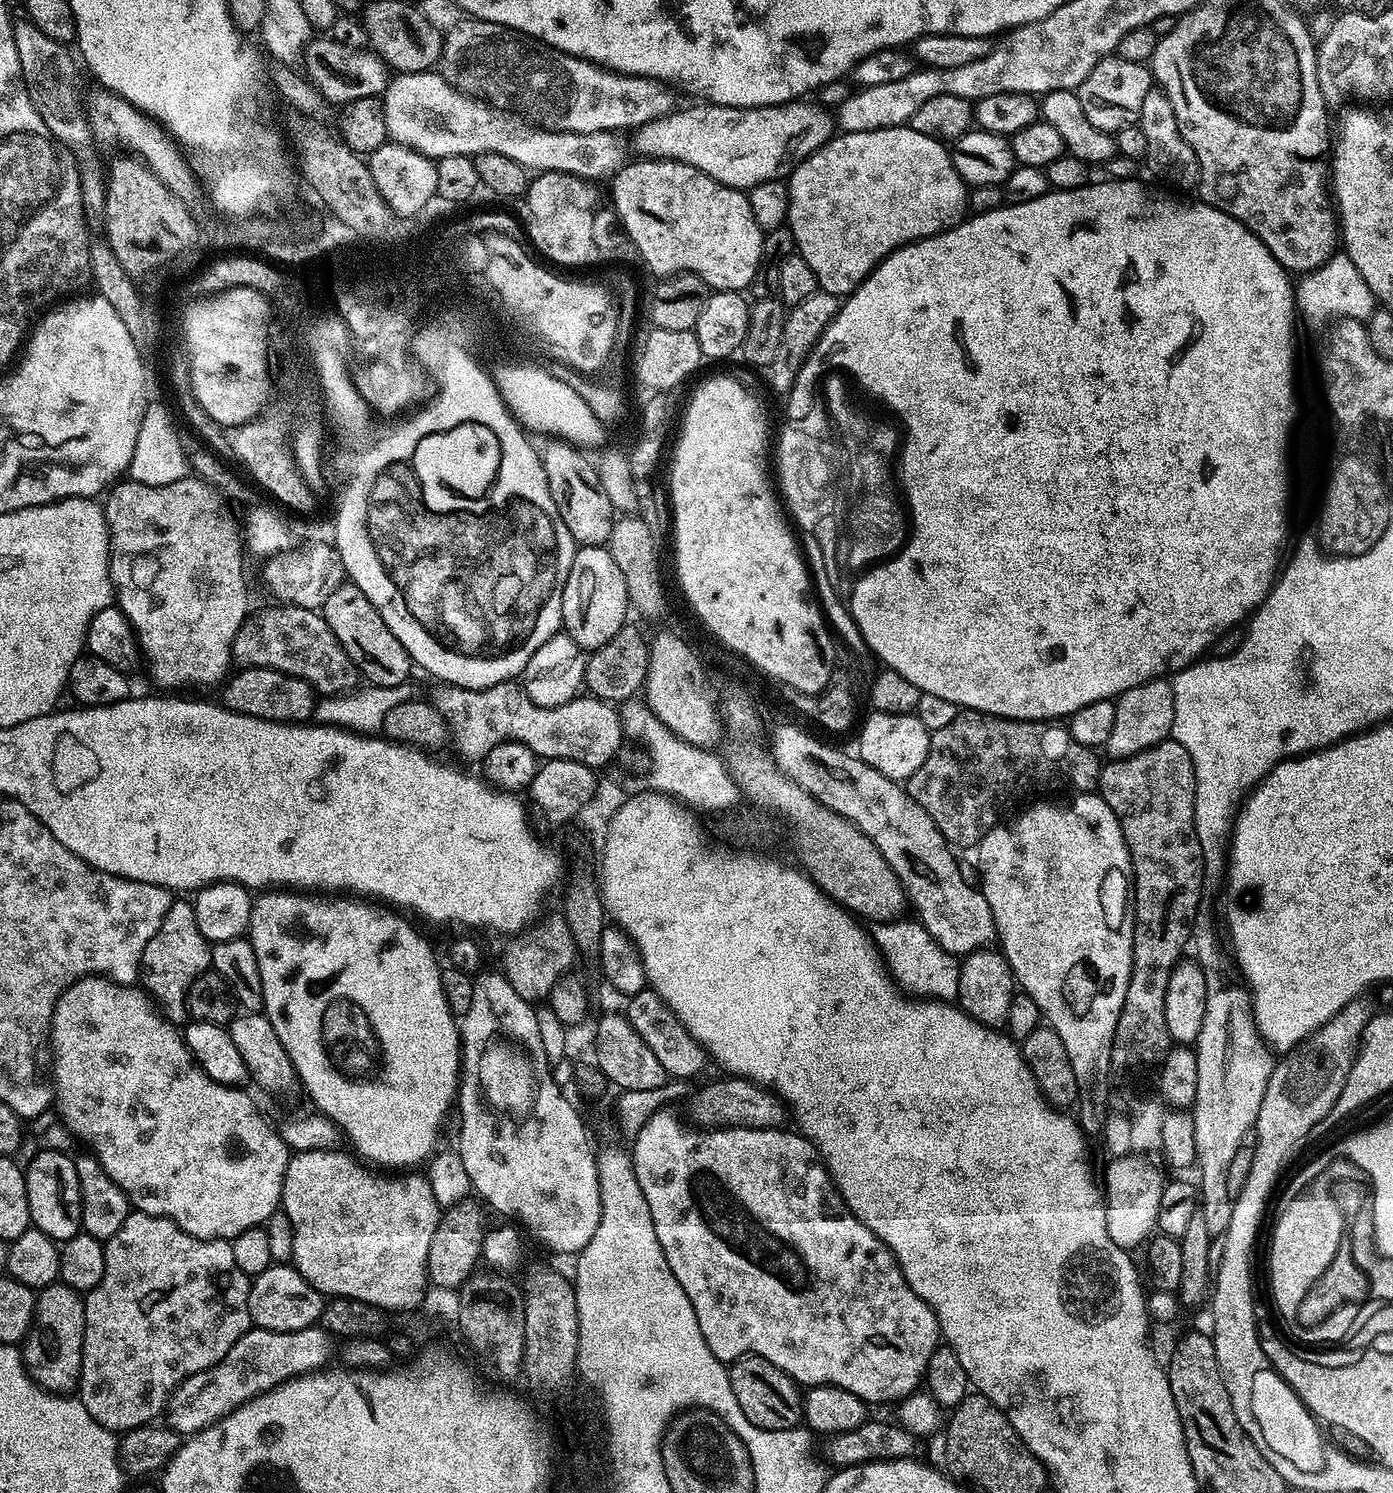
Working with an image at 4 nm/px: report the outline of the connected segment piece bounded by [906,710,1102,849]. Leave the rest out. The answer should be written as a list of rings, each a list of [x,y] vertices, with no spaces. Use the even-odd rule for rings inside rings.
[[[960,710],[954,722],[931,733],[926,762],[908,777],[906,787],[910,798],[934,818],[934,826],[949,844],[971,849],[1002,818],[1031,801],[1039,788],[1048,792],[1061,788],[1067,794],[1095,793],[1102,767],[1096,756],[1093,749],[1074,742],[1063,723],[1011,720],[989,712]]]

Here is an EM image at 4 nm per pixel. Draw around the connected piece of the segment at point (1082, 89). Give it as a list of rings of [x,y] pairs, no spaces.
[[[1115,54],[1102,58],[1090,74],[1075,89],[1078,102],[1082,104],[1083,113],[1091,125],[1109,134],[1121,132],[1131,124],[1139,125],[1142,114],[1142,101],[1154,86],[1152,69],[1148,64],[1126,62],[1126,58]]]

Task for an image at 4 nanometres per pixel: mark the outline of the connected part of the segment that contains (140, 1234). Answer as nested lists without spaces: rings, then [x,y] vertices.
[[[129,1211],[126,1222],[118,1226],[118,1231],[109,1240],[103,1241],[104,1273],[102,1282],[94,1286],[84,1296],[84,1341],[82,1342],[82,1366],[80,1367],[80,1382],[78,1398],[82,1402],[85,1413],[93,1424],[108,1428],[113,1434],[123,1434],[151,1425],[156,1415],[163,1413],[168,1406],[168,1397],[172,1391],[186,1378],[214,1366],[253,1327],[250,1314],[250,1278],[242,1270],[238,1270],[238,1262],[234,1262],[234,1250],[227,1240],[199,1240],[186,1234],[173,1220],[165,1216],[151,1216],[145,1212]]]

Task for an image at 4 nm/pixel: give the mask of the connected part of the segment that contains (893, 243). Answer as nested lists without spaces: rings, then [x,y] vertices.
[[[910,126],[833,135],[794,169],[786,183],[790,194],[786,227],[794,234],[796,252],[814,270],[817,289],[841,298],[851,296],[891,252],[955,228],[969,211],[969,189],[952,164],[949,149],[935,136],[918,134]]]

